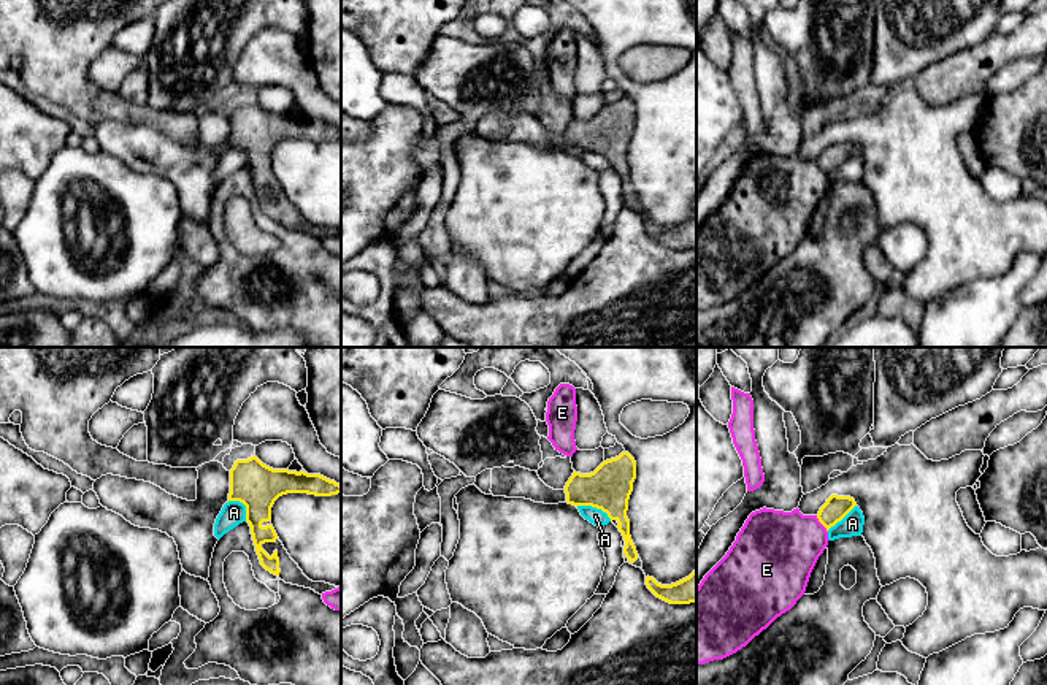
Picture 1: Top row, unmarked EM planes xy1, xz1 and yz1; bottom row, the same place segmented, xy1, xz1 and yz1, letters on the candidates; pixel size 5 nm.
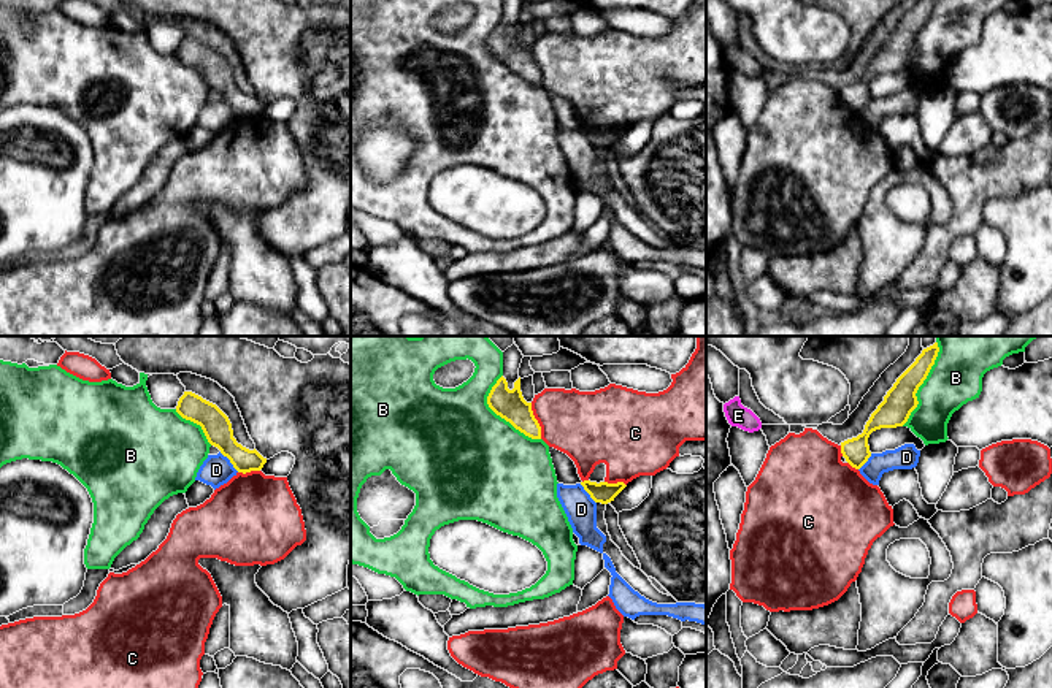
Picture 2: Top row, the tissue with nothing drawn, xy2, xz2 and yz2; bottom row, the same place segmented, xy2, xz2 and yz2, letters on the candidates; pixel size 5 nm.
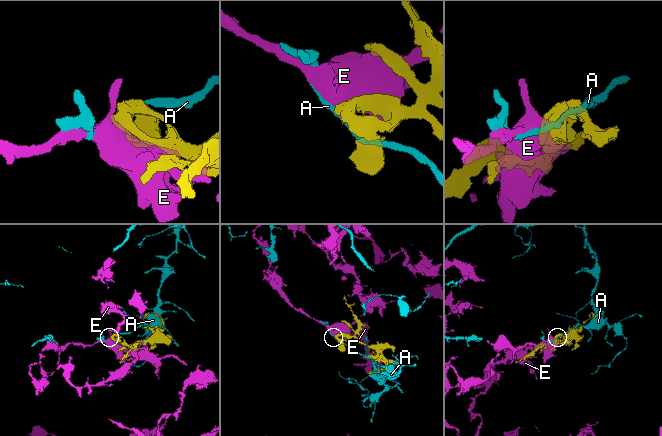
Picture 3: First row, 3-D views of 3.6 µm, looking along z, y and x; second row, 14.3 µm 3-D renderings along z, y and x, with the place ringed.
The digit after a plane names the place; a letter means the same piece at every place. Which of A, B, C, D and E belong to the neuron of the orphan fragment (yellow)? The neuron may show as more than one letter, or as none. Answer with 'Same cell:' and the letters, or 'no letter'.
Same cell: no letter

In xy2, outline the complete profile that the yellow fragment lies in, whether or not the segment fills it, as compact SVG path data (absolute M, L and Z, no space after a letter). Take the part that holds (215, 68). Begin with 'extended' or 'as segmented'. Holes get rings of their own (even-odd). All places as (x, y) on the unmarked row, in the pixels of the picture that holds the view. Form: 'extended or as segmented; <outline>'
as segmented; M184 36L176 57L182 63L200 70L208 87L217 92L238 117L260 116L267 108L267 103L255 94L249 95L236 87L228 62L216 49L192 36Z

